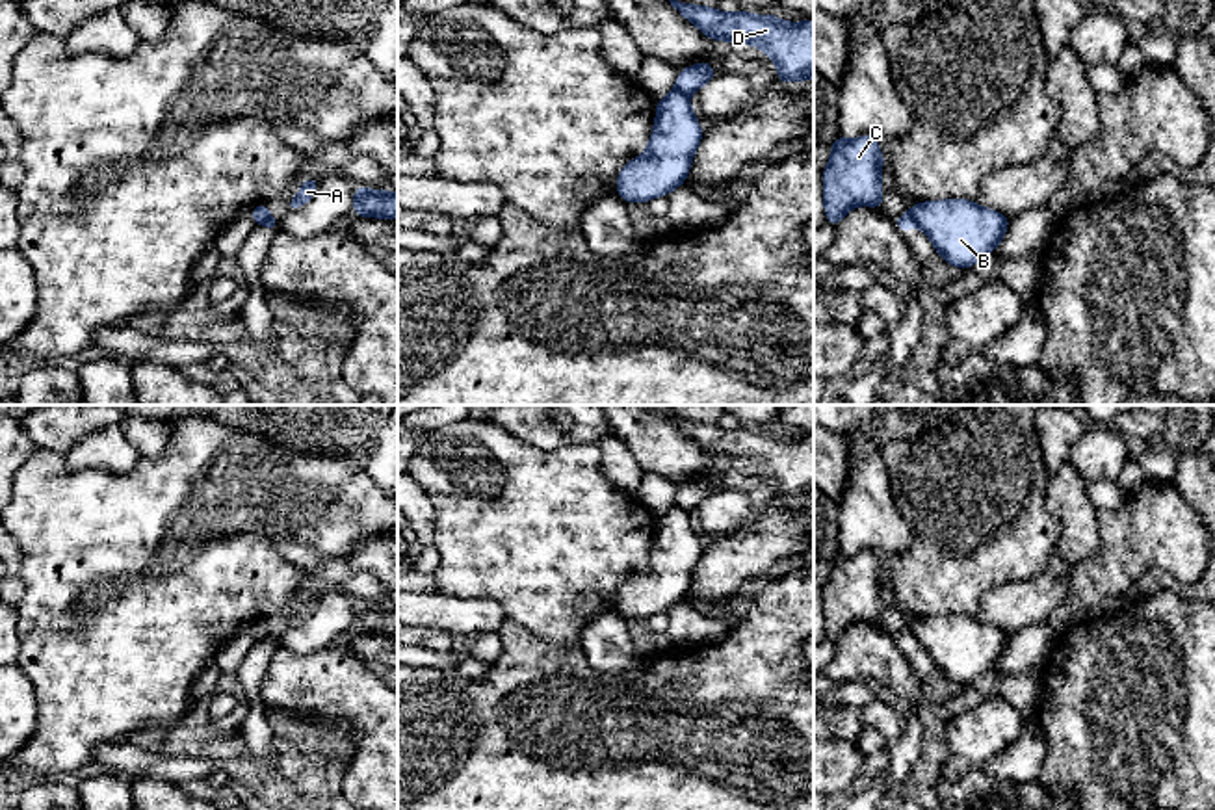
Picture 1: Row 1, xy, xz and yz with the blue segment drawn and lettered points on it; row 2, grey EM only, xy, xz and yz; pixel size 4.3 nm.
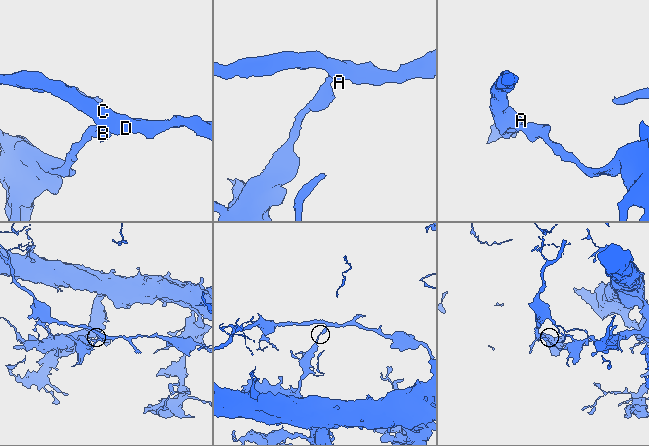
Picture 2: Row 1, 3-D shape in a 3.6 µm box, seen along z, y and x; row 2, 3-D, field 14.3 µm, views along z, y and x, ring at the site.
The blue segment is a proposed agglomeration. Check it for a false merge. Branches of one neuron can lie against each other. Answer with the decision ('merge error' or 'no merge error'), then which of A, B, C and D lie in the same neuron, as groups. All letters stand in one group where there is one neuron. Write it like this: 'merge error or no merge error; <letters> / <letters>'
merge error; A C D / B

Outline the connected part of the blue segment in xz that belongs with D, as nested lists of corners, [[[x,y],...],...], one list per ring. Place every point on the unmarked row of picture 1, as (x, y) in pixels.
[[[669,414],[671,422],[708,455],[756,461],[778,485],[775,498],[806,498],[814,492],[814,437],[784,438],[775,429],[721,429]]]

